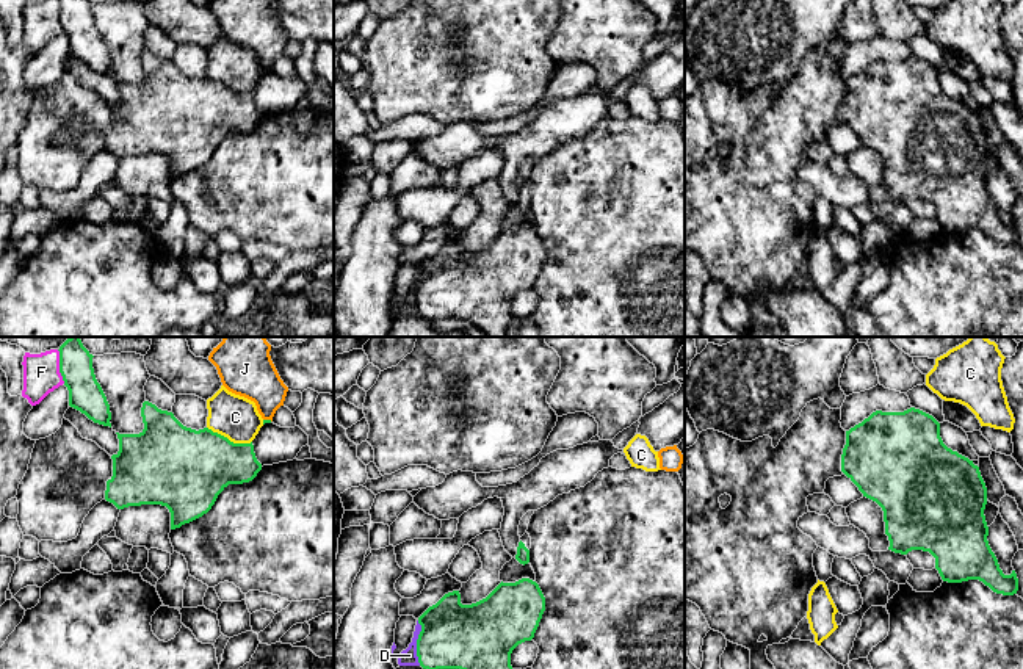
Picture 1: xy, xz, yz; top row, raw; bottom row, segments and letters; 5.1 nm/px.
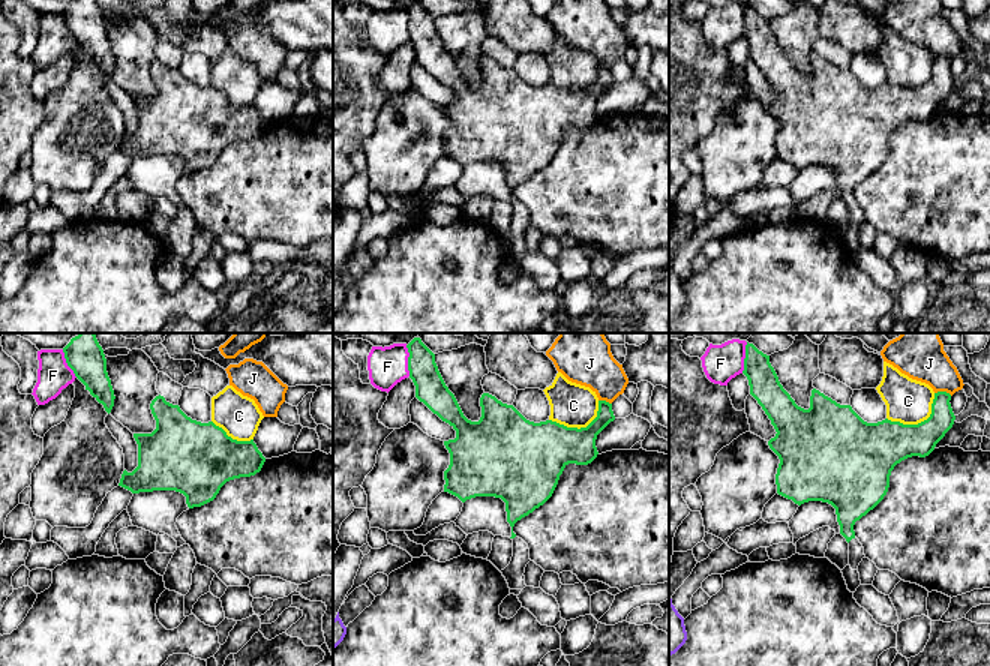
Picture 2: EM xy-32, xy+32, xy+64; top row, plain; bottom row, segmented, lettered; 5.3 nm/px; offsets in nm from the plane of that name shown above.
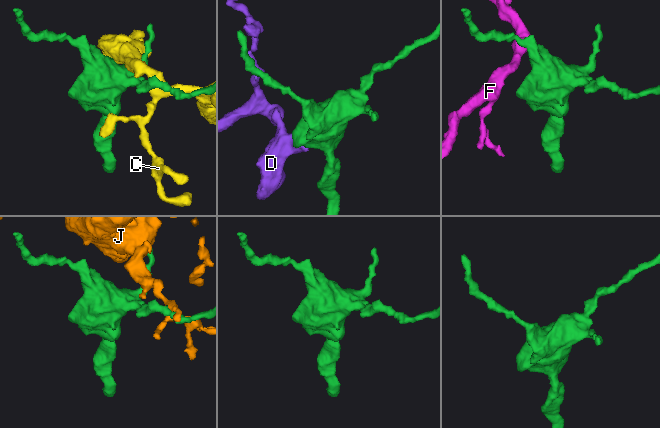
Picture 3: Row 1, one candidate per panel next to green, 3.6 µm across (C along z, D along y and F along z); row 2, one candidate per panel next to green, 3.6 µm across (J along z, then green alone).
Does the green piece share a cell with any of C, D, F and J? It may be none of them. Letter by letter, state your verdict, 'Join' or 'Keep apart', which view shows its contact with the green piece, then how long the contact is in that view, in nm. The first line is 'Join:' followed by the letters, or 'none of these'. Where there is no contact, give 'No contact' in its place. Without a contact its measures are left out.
Join: none of these
C: Keep apart. Touches green in xy. Shared border 240 nm
D: Keep apart. Touches green in xz. Shared border 240 nm
F: Keep apart. Touches green in xy. Shared border 170 nm
J: Keep apart. Touches green in xy. Shared border 50 nm

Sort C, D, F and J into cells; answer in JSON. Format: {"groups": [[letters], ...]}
{"groups": [["C"], ["D"], ["F"], ["J"]]}

